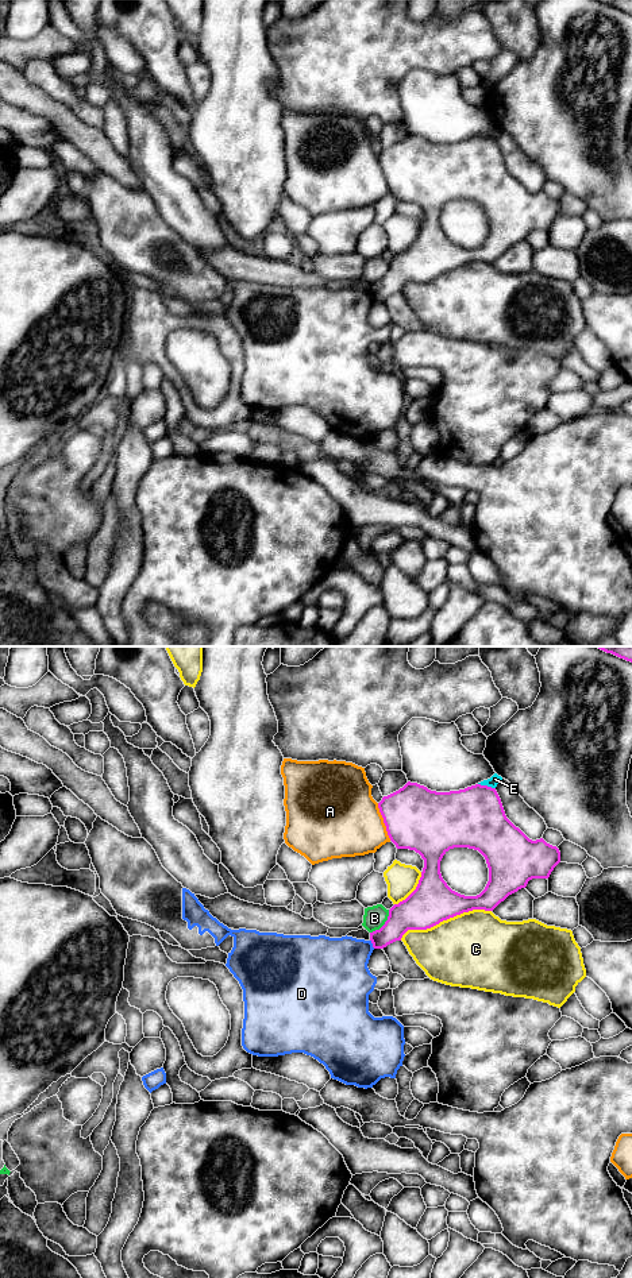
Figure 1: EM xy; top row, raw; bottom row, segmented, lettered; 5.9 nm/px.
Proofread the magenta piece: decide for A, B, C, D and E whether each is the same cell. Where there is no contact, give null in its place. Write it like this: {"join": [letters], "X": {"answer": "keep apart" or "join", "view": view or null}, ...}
{"join": [], "A": {"answer": "keep apart", "view": "xy"}, "B": {"answer": "keep apart", "view": "xy"}, "C": {"answer": "keep apart", "view": "xy"}, "D": {"answer": "keep apart", "view": "xy"}, "E": {"answer": "keep apart", "view": "xy"}}

